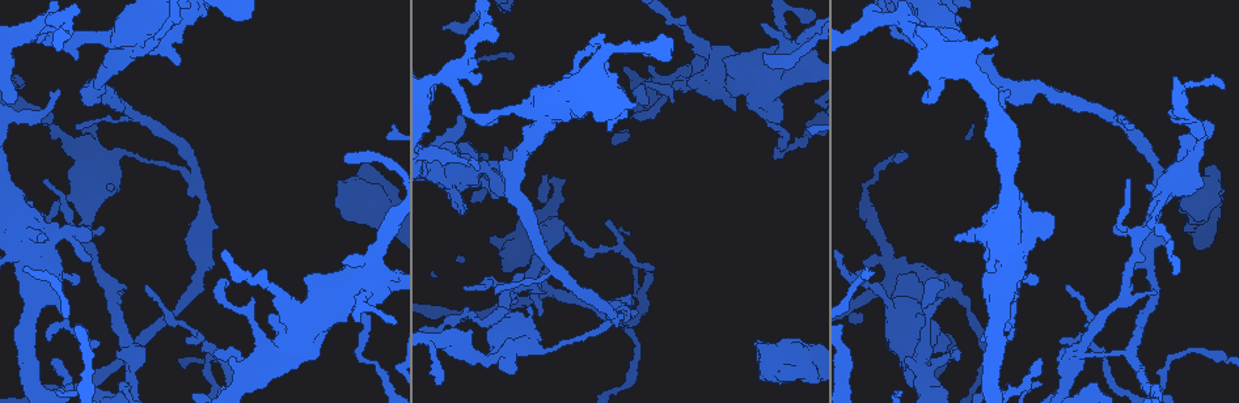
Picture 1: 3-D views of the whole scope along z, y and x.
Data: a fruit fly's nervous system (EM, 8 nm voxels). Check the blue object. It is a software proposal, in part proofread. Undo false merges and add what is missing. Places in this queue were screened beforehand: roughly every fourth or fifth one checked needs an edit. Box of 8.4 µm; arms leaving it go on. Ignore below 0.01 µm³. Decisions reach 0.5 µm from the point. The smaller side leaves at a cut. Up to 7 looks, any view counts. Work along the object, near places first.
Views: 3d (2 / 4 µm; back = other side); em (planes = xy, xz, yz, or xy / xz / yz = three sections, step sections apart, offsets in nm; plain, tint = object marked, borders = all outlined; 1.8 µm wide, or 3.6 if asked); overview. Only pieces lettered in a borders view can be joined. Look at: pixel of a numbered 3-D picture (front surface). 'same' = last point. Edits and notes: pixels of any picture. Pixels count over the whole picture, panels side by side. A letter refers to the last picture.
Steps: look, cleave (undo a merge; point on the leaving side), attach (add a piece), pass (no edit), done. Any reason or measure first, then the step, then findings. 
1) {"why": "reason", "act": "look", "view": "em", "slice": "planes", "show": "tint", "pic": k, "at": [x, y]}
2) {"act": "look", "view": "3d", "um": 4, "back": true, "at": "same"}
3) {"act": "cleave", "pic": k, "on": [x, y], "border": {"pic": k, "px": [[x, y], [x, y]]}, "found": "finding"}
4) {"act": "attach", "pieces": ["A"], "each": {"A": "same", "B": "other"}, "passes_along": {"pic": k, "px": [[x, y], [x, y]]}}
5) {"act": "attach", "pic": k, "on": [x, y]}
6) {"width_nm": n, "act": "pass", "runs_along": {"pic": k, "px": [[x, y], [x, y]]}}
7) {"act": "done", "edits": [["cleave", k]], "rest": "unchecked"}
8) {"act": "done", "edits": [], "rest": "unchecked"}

{"why": "sharp bend", "act": "look", "view": "3d", "um": 4, "pic": 1, "at": [120, 35]}

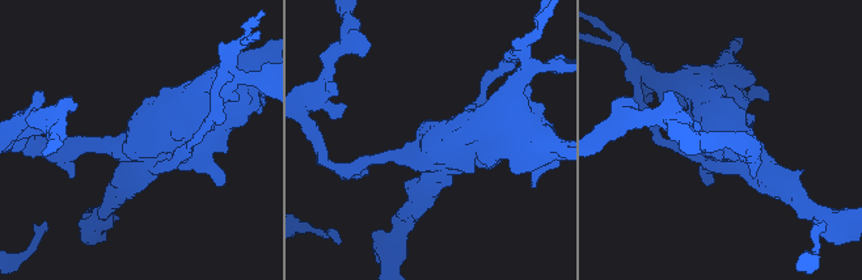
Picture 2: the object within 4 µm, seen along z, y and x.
{"act": "look", "view": "em", "um": 3.6, "slice": "planes", "show": "borders", "pic": 2, "at": [135, 145]}

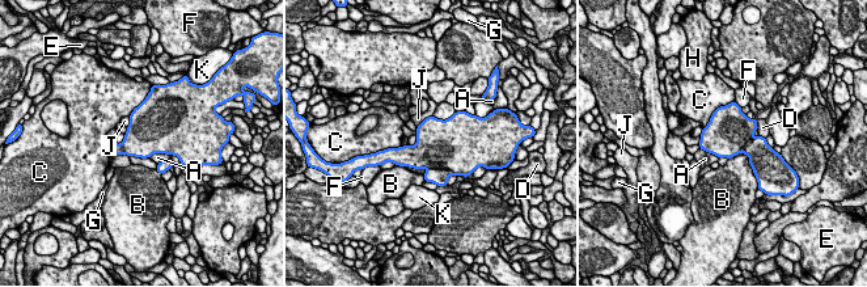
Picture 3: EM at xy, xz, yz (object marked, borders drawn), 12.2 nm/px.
{"act": "cleave", "pic": 3, "on": [436, 176], "each": {"A": "other", "B": "other", "C": "other", "D": "other", "E": "other", "F": "other", "G": "other", "H": "other", "J": "other", "K": "other"}, "border": {"pic": 3, "px": [[427, 167], [447, 168], [453, 173]]}, "found": "a second neuron is stuck on"}

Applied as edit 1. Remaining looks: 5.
{"why": "an open end", "act": "look", "view": "em", "slice": "xy", "step": 16, "show": "borders", "pic": 1, "at": [1126, 181]}

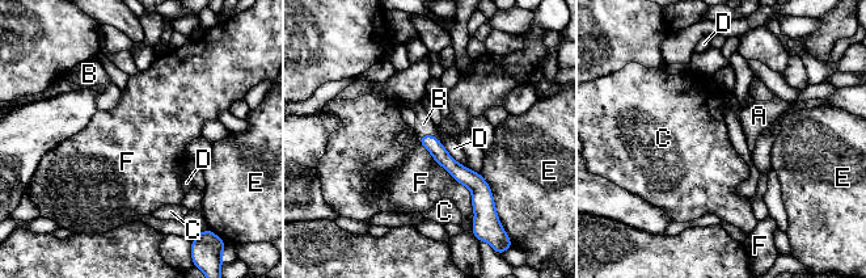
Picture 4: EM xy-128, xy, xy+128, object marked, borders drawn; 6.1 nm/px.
{"act": "attach", "pieces": ["B"], "each": {"A": "other", "B": "same", "C": "other", "D": "other", "E": "other", "F": "other"}, "found": "the neuron continues"}

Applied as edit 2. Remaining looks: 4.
{"act": "done", "edits": [["cleave", 3], ["attach", 4]], "rest": "unchecked"}

